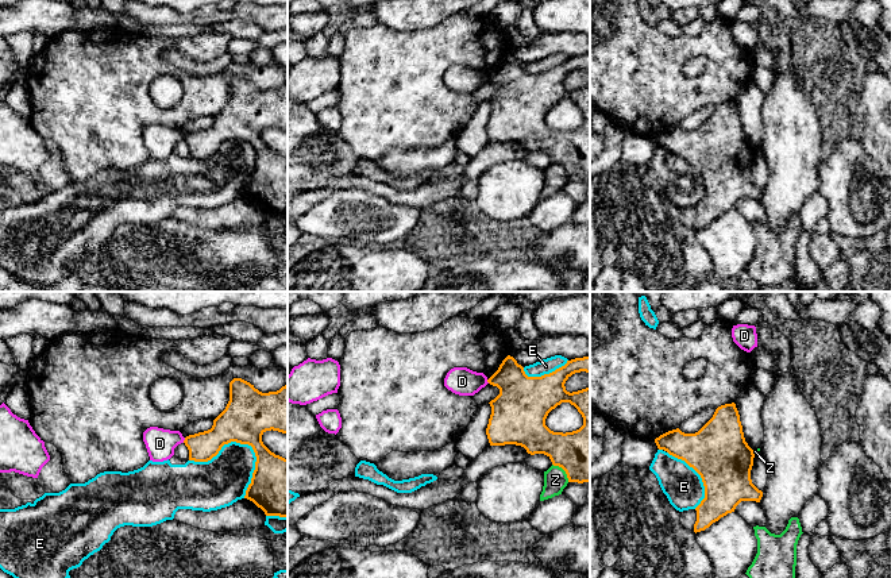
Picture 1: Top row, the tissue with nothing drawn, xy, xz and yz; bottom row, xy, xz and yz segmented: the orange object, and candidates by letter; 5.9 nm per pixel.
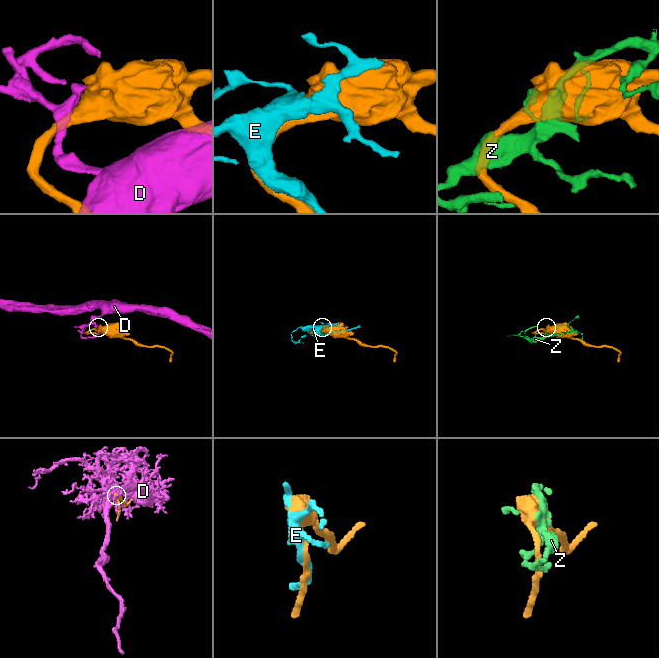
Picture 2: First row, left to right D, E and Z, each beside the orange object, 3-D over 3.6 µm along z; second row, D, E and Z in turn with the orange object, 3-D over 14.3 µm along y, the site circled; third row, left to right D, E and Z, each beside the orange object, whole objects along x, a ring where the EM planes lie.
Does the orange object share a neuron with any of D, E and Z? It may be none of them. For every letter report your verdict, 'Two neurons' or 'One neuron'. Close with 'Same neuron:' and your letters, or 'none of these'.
D: Two neurons
E: Two neurons
Z: Two neurons
Same neuron: none of these

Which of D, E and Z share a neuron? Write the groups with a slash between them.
D / E / Z

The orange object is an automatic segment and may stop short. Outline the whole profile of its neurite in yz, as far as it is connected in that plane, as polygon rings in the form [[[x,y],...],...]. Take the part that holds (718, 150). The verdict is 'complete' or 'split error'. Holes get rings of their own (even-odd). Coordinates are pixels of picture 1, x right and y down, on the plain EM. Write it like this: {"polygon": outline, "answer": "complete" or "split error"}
{"polygon": [[[734,100],[718,104],[713,115],[698,130],[684,131],[676,126],[656,135],[655,140],[659,147],[664,147],[670,153],[684,158],[702,176],[705,196],[695,205],[695,231],[705,228],[721,215],[734,209],[741,199],[760,200],[763,189],[751,177],[755,151],[745,139],[740,112]]], "answer": "complete"}

